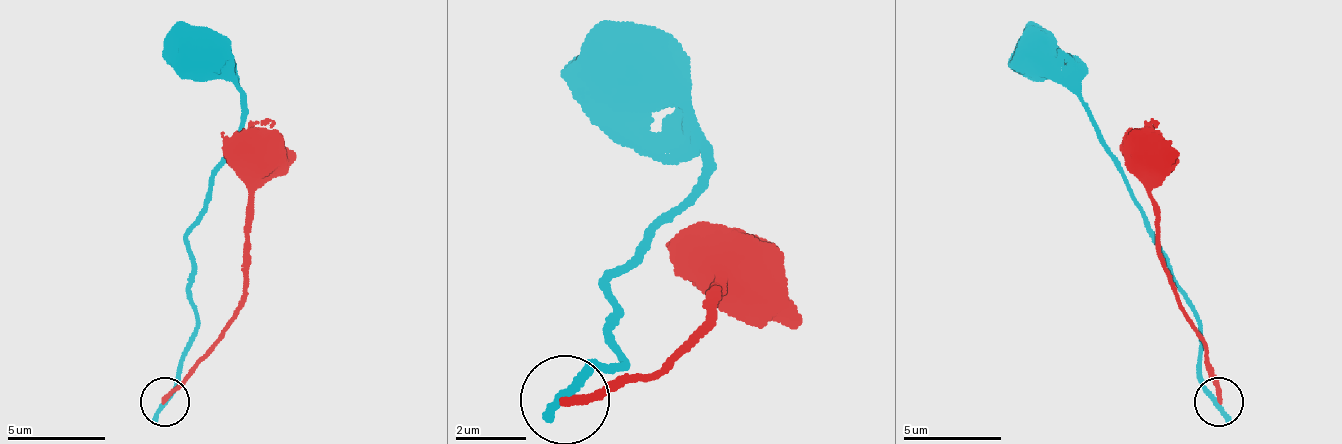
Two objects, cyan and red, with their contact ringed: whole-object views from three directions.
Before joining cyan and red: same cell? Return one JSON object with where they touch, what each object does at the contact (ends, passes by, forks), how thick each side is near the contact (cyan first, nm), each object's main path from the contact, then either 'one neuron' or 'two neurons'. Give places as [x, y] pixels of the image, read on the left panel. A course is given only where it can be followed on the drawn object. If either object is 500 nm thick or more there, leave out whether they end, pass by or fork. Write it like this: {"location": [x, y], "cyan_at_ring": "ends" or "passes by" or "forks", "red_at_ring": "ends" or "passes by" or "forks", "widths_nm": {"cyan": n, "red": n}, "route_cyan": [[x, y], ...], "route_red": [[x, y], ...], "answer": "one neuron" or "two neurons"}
{"location": [164, 402], "cyan_at_ring": "passes by", "red_at_ring": "ends", "widths_nm": {"cyan": 240, "red": 220}, "route_cyan": [[165, 401], [180, 381], [195, 312], [185, 238], [240, 124], [240, 89], [225, 75], [190, 60], [165, 35]], "route_red": [[165, 401], [210, 346], [244, 292], [254, 139], [274, 119]], "answer": "two neurons"}

